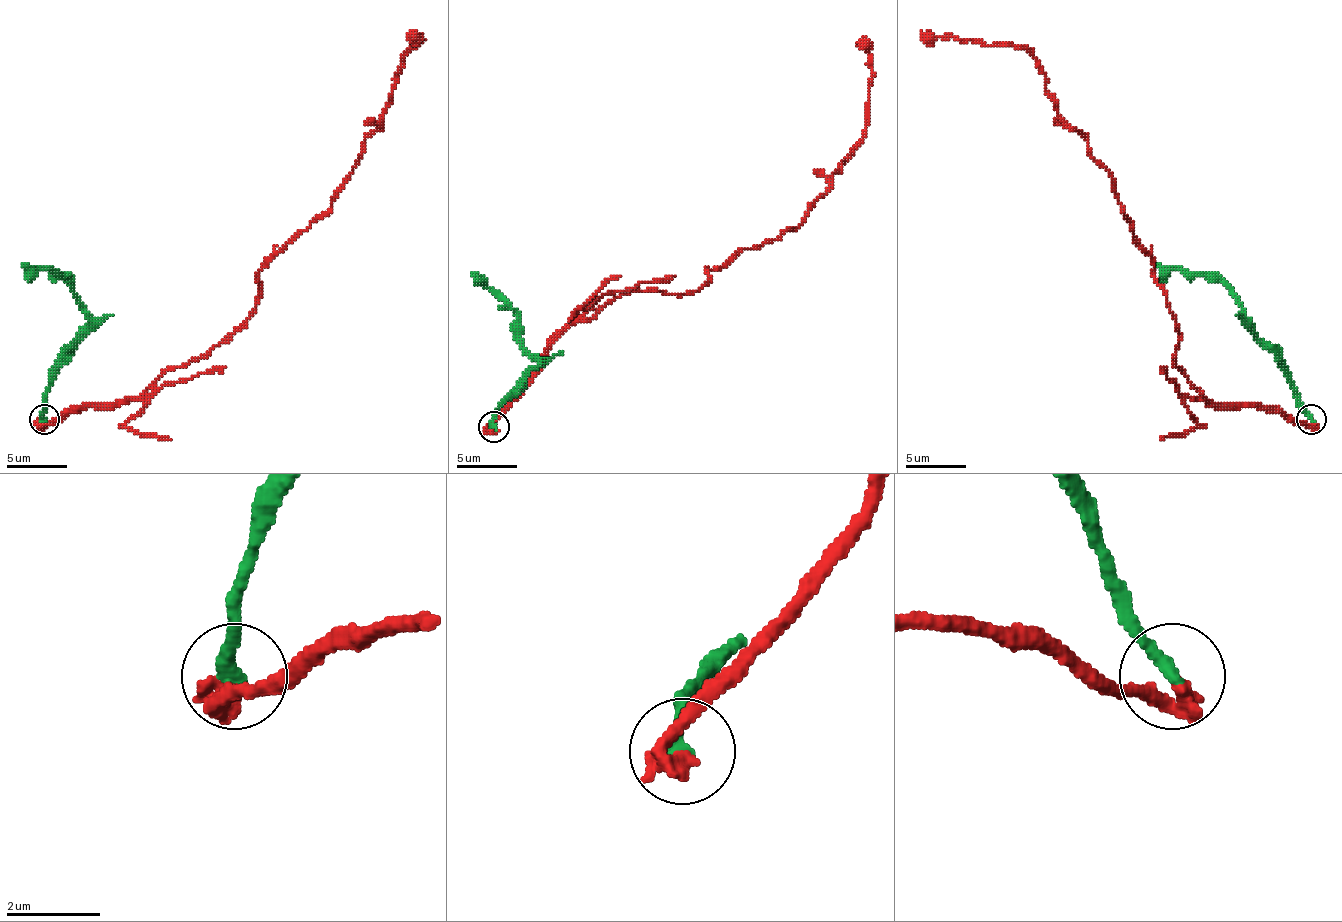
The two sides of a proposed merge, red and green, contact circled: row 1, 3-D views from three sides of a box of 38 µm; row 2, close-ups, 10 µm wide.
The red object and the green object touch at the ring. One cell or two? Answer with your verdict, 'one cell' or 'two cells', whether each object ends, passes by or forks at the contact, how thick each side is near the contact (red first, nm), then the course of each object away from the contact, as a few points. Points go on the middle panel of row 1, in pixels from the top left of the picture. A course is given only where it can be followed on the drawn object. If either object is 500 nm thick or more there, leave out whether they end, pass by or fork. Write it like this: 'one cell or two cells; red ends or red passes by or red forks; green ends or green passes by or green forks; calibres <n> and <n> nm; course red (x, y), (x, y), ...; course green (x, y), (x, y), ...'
two cells; red ends; green ends; calibres 460 and 340 nm; course red (493, 427), (578, 321), (638, 291), (690, 294), (708, 270), (802, 221), (862, 139), (865, 36); course green (493, 427), (499, 406), (538, 364), (520, 336), (517, 315), (471, 273)

